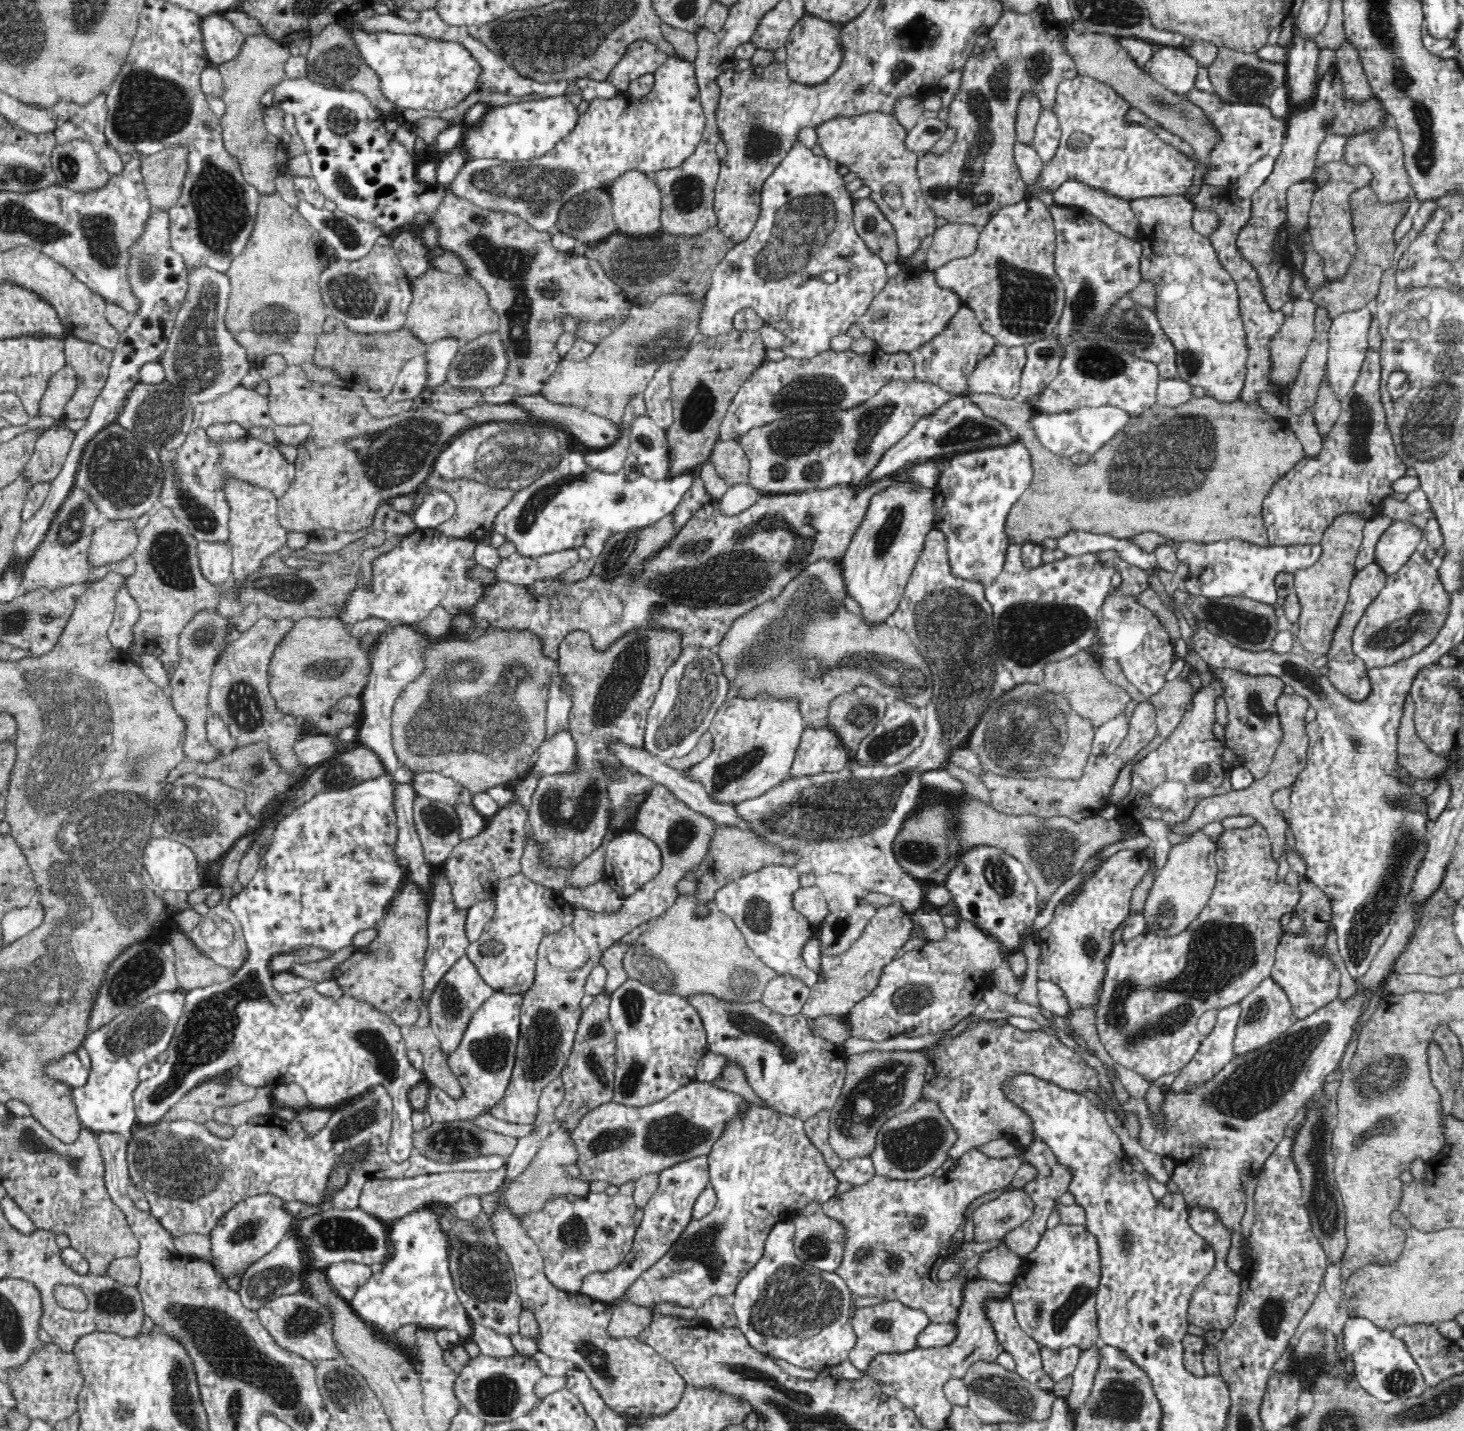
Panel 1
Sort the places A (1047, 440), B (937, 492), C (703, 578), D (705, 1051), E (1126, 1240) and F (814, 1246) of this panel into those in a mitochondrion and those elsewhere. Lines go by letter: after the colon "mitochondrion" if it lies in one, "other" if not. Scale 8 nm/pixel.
A: other
B: other
C: mitochondrion
D: other
E: mitochondrion
F: mitochondrion

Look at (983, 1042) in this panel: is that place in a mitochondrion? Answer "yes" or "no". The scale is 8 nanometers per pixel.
no

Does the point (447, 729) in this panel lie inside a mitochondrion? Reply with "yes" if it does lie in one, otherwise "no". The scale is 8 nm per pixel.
yes

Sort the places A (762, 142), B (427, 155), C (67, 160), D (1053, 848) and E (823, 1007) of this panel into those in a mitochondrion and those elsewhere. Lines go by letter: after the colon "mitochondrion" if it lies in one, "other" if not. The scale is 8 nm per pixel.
A: mitochondrion
B: other
C: mitochondrion
D: mitochondrion
E: other

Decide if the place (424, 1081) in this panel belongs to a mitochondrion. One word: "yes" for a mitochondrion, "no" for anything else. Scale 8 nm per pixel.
no

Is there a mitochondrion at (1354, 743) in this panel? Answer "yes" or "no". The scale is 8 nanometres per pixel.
yes

